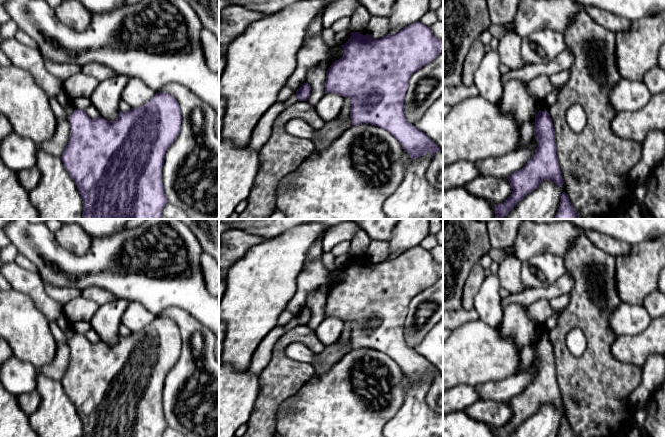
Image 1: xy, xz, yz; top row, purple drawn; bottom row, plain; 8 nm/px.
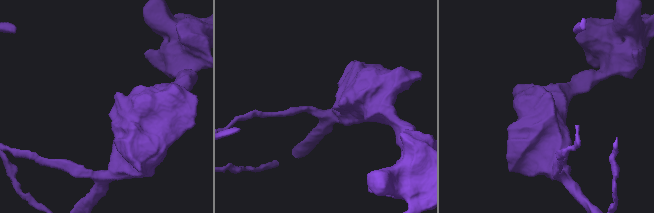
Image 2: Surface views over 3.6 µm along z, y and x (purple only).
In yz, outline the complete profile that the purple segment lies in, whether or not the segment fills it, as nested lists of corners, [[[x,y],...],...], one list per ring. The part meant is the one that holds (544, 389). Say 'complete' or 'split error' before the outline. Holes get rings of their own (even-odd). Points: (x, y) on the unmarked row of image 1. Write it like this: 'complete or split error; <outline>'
complete; [[[539,334],[535,341],[534,359],[538,365],[537,374],[522,393],[507,402],[513,412],[512,418],[504,426],[495,428],[495,437],[509,437],[544,404],[563,410],[564,403],[556,378],[555,355],[549,337]]]

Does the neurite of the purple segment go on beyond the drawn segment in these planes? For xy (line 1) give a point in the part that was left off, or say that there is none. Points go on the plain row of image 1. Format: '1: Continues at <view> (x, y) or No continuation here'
1: No continuation here

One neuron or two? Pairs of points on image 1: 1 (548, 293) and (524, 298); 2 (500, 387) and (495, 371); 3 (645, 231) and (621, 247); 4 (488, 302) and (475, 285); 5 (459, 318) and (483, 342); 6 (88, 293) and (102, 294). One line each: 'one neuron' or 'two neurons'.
1: one neuron
2: two neurons
3: two neurons
4: two neurons
5: two neurons
6: one neuron

